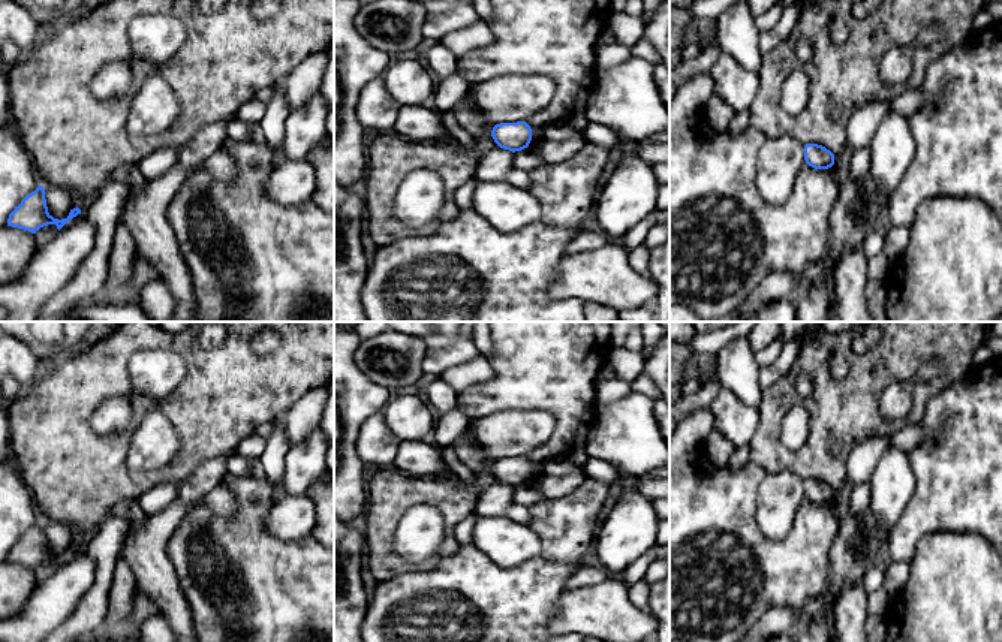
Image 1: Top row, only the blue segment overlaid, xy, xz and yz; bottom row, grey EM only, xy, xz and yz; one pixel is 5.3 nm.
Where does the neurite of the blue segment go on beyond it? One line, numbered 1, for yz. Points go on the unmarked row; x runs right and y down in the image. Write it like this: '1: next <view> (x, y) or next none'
1: next none

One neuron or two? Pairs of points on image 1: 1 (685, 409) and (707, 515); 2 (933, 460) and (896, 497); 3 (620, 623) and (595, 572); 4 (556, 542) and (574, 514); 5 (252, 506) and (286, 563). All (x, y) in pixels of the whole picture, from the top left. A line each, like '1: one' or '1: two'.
1: two
2: two
3: two
4: one
5: one

